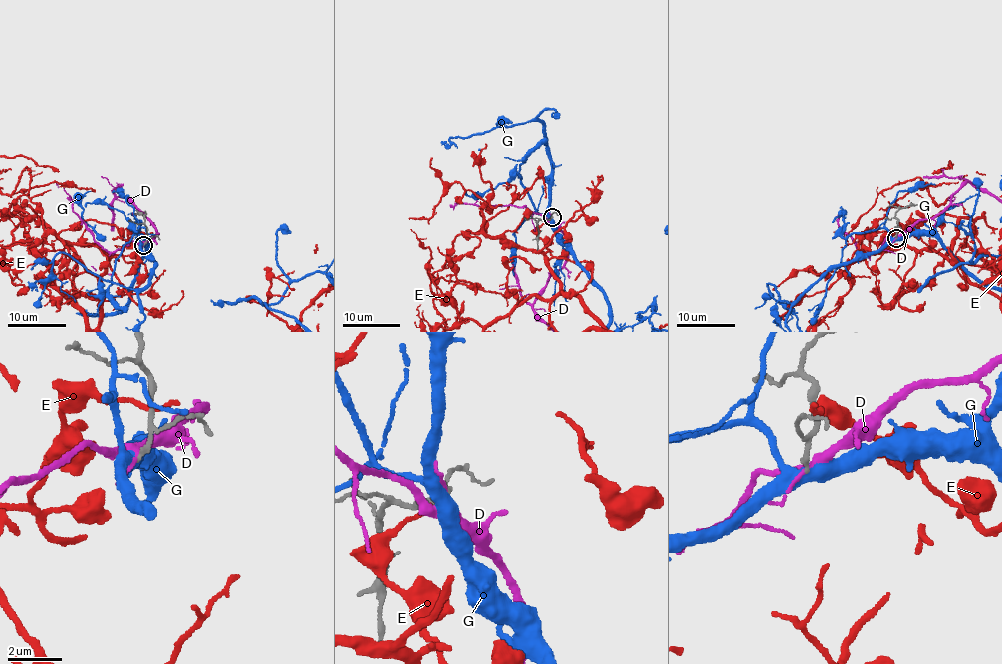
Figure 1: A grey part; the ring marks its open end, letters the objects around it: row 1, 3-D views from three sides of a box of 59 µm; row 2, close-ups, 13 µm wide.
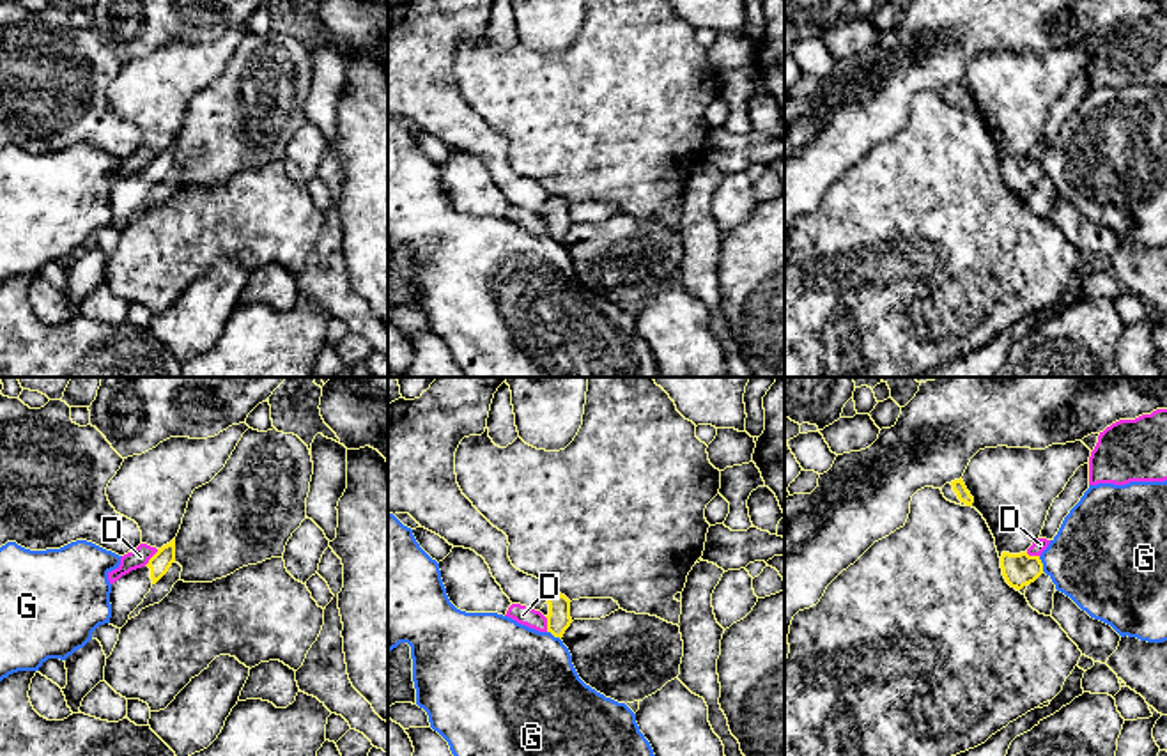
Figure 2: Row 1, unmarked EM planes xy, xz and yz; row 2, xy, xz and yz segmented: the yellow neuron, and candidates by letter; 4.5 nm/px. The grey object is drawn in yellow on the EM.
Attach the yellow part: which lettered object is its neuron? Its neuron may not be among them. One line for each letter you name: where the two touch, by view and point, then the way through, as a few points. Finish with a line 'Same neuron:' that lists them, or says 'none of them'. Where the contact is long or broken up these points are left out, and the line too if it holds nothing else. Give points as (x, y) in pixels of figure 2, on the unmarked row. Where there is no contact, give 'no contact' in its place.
Same neuron: none of them

